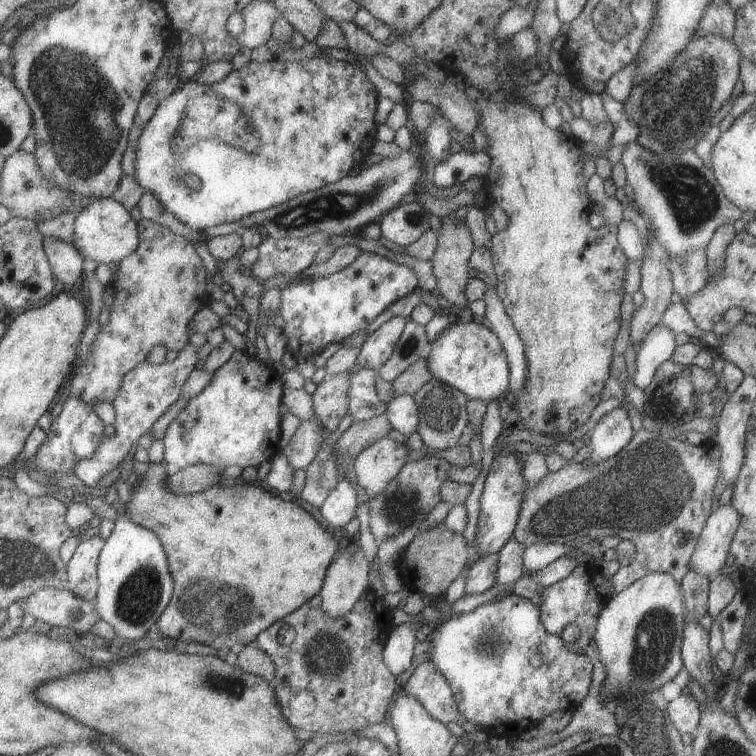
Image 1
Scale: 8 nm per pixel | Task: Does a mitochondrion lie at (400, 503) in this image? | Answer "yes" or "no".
yes

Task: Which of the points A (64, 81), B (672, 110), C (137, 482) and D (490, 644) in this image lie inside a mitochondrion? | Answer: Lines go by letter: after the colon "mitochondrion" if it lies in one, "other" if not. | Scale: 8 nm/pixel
A: mitochondrion
B: mitochondrion
C: other
D: mitochondrion

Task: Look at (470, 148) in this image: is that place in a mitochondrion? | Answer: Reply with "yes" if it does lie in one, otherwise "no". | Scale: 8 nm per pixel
no

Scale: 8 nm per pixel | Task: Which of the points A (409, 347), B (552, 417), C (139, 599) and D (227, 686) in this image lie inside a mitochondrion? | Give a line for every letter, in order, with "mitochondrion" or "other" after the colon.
A: mitochondrion
B: other
C: mitochondrion
D: mitochondrion

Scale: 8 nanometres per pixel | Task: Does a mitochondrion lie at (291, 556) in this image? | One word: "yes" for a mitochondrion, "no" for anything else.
no

